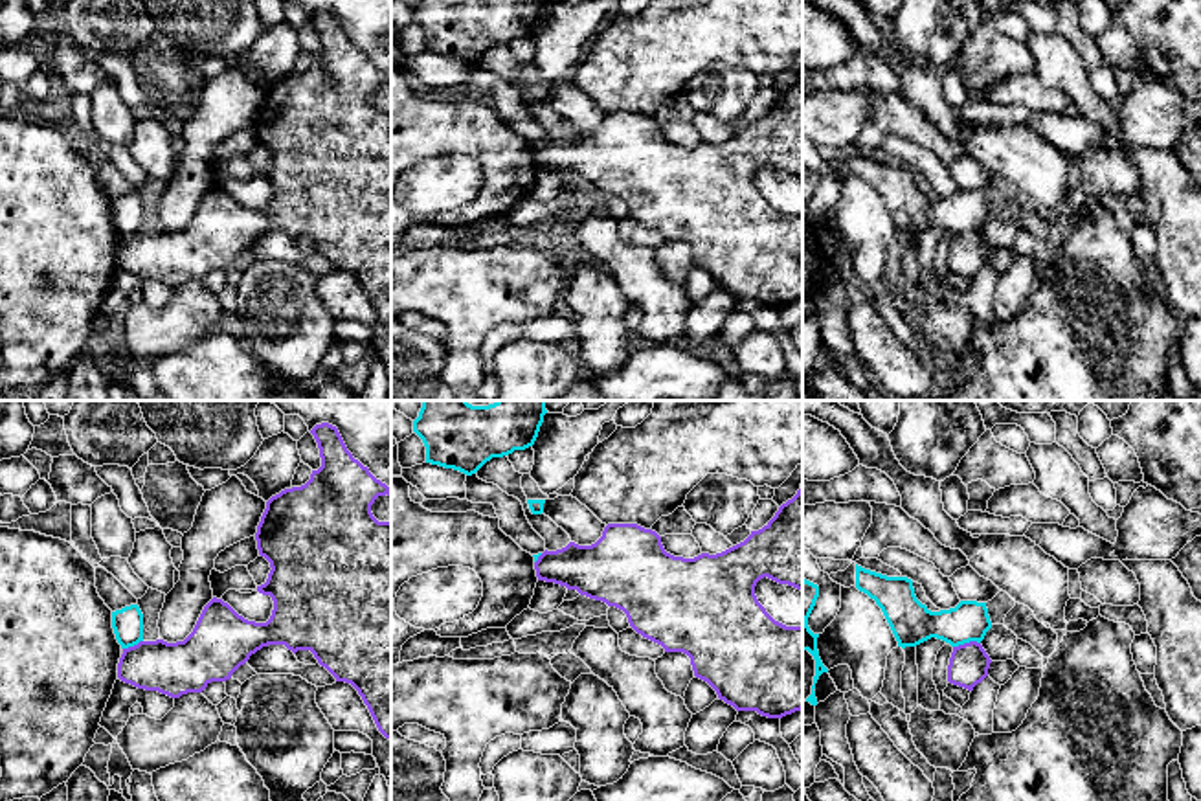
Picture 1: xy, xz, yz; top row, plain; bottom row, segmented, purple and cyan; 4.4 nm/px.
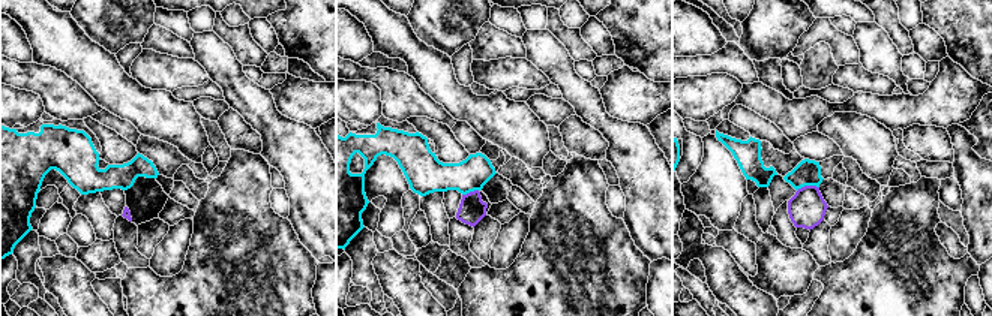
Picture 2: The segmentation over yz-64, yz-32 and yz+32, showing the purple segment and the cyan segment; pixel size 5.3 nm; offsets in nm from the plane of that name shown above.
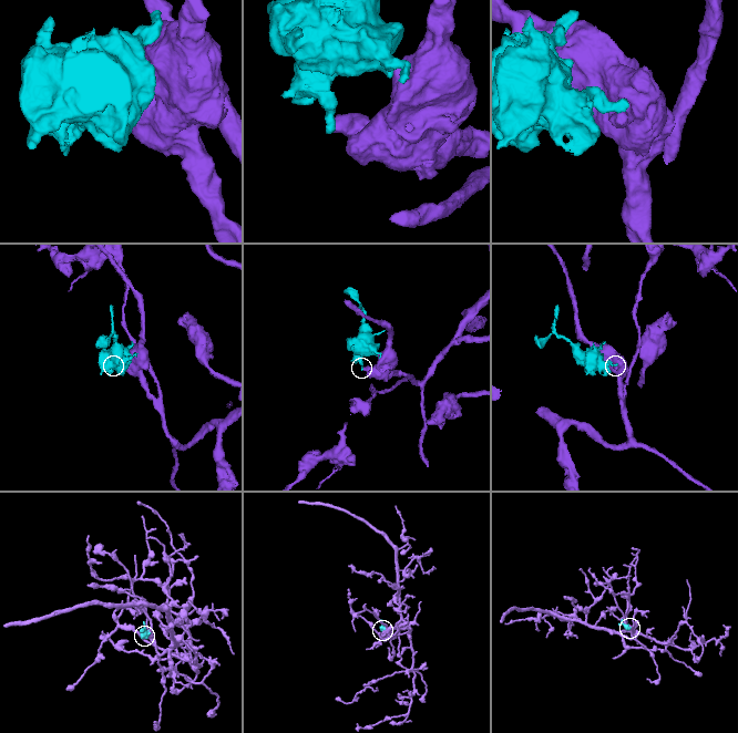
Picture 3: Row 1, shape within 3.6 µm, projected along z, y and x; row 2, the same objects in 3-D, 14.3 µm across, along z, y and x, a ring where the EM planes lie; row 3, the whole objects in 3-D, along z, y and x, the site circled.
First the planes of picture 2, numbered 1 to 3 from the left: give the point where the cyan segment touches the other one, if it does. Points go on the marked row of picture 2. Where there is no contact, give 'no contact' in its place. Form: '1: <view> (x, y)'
1: no contact
2: yz-32 (470, 192)
3: yz+32 (808, 186)

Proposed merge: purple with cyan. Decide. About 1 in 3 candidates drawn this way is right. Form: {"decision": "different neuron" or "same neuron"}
{"decision": "different neuron"}

